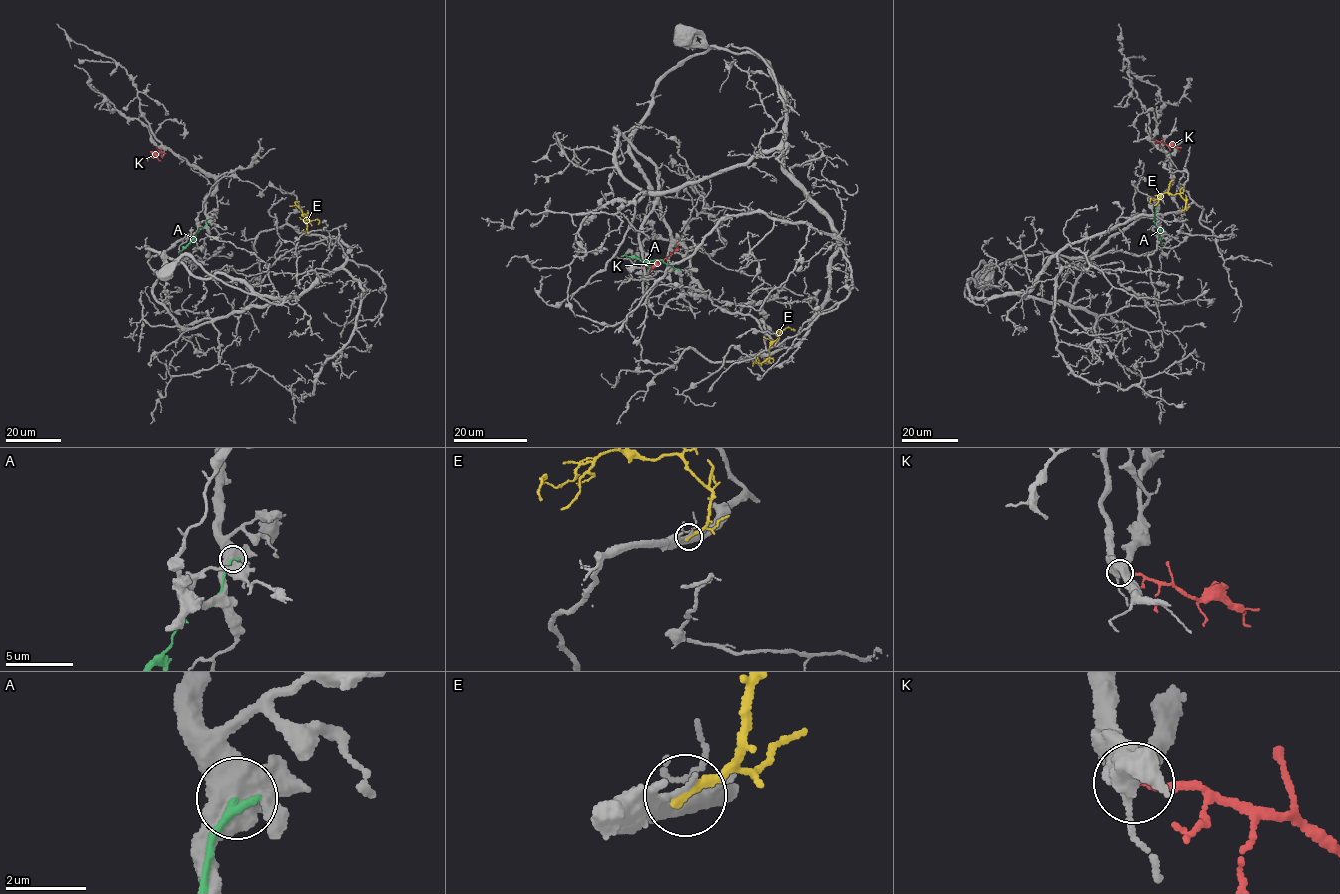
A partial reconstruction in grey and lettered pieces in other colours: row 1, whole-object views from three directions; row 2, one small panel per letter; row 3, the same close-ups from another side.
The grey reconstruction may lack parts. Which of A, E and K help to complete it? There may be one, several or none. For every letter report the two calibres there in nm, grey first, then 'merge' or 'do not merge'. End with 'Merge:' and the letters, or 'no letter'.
A: 500 nm thick on the grey side, 200 nm on the other; do not merge
E: 200 nm thick on the grey side, 240 nm on the other; do not merge
K: 750 nm thick on the grey side, 190 nm on the other; do not merge
Merge: no letter

